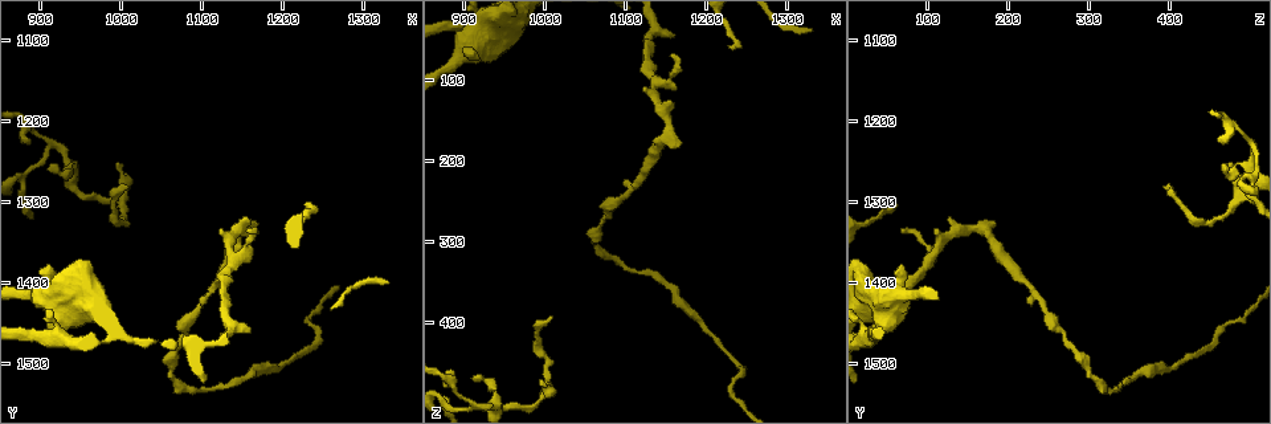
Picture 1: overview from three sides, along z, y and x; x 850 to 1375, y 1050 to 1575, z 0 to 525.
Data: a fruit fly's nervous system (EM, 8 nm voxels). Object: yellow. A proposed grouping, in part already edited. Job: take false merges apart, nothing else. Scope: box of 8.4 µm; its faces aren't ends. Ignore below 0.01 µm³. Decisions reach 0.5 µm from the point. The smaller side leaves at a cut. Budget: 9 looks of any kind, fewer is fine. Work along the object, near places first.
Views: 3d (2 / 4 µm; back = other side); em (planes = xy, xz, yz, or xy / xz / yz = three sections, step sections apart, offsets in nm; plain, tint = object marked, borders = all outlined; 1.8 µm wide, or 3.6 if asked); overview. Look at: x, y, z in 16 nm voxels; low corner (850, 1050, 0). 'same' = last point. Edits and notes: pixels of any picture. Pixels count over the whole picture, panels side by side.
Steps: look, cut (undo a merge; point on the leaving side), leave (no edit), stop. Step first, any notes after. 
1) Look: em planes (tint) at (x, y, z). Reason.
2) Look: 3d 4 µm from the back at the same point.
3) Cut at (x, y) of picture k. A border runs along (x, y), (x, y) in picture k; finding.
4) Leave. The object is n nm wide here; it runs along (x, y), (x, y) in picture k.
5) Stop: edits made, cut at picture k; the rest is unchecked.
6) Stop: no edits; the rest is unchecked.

Look: 3d 2 µm at (1000, 1325, 440). Abrupt turn.

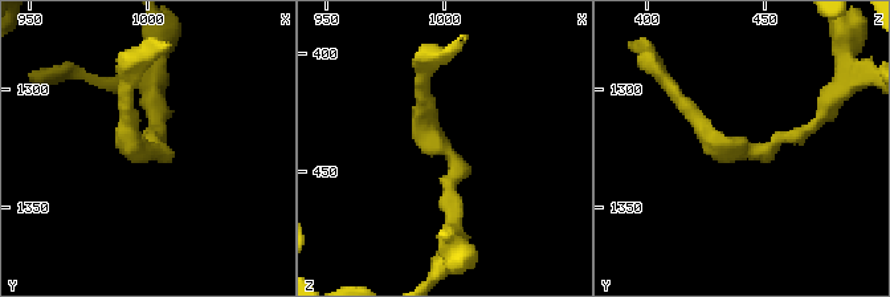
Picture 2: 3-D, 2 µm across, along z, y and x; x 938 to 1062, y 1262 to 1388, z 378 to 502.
Look: em xz step 16 (tint) at (1001, 1328, 442). Need the tissue.

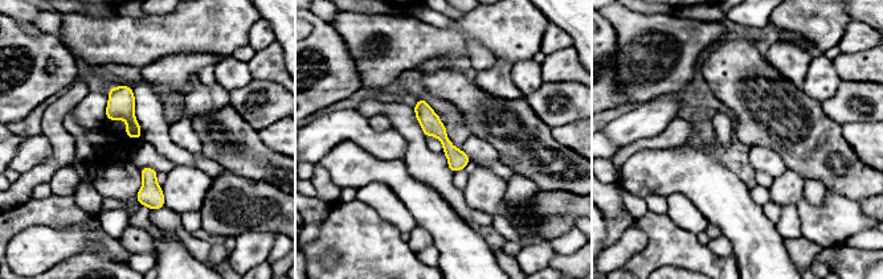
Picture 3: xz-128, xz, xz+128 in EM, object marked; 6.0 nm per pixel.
Leave. It runs along (420, 102), (424, 114), (461, 165) in picture 3; continuous, no second neuron.

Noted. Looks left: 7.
Look: 3d 2 µm from the back at (1060, 1515, 300). A narrow waist.

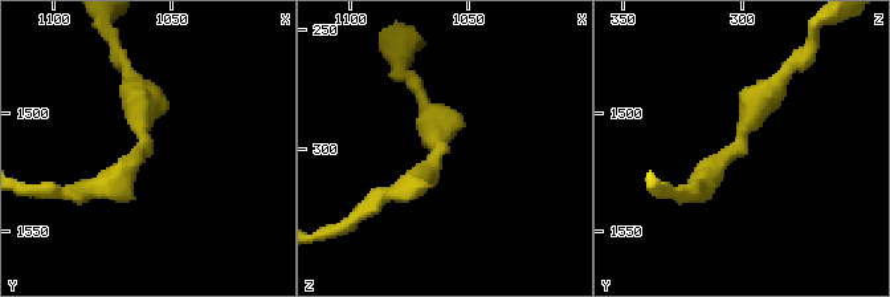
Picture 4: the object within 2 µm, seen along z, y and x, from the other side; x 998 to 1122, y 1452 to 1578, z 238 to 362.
Look: em planes (tint) at (1062, 1514, 301).

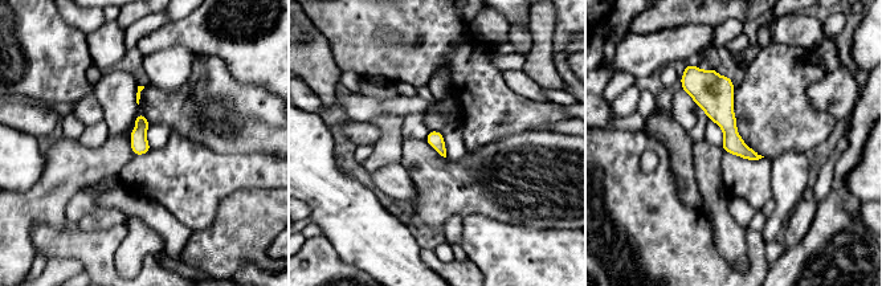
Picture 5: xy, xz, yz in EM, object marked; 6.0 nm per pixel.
Leave. It runs along (693, 74), (755, 156) in picture 5; all the same neuron.

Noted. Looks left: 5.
Look: 3d 4 µm from the back at (925, 1450, 45). Sharp bend.

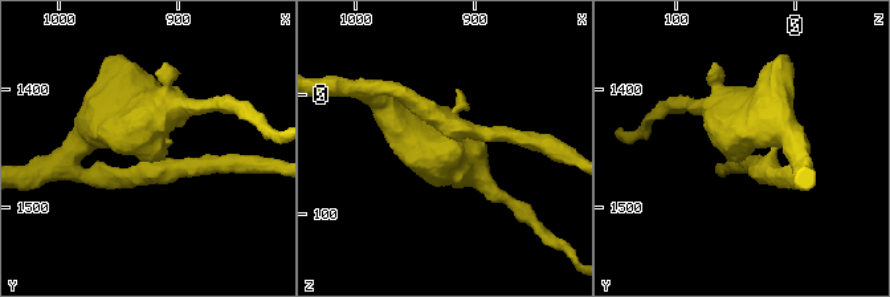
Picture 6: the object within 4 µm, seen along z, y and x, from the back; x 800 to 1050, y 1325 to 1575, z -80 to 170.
Look: em 3.6 µm planes (tint) at (924, 1448, 44). Now the EM.

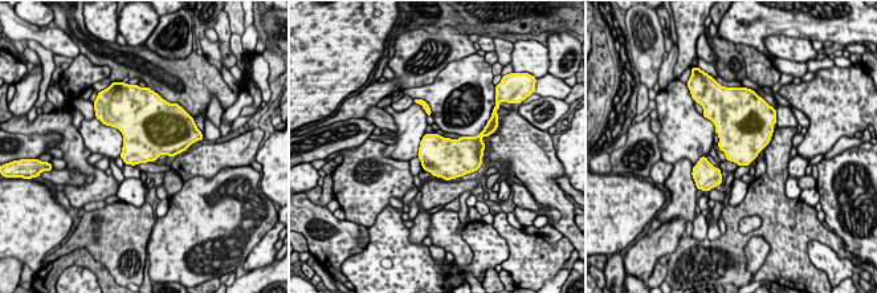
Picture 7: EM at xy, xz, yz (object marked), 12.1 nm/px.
Leave. One neuron here.

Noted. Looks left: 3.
Look: em yz step 16 (tint) at (1145, 1370, 105). A fork.

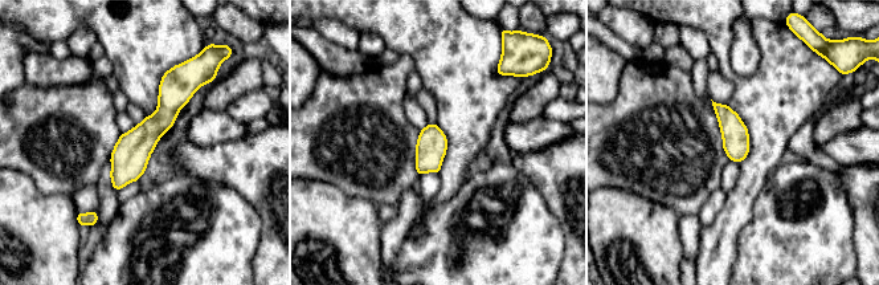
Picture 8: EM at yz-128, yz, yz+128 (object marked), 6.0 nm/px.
Look: em planes (tint) at the same point.

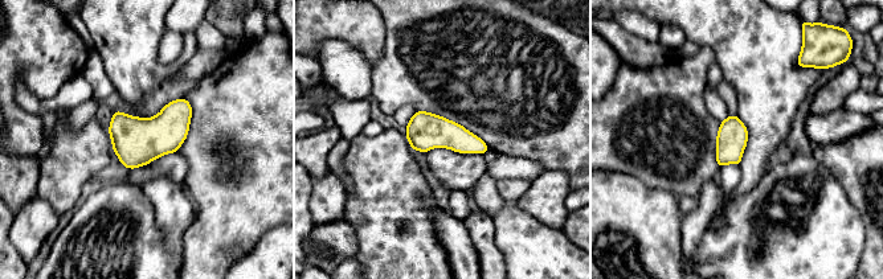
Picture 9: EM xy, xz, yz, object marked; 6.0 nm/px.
Leave. The object is 190 nm wide here; all the same neuron.

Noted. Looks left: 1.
Stop: no edits; the rest is unchecked.

